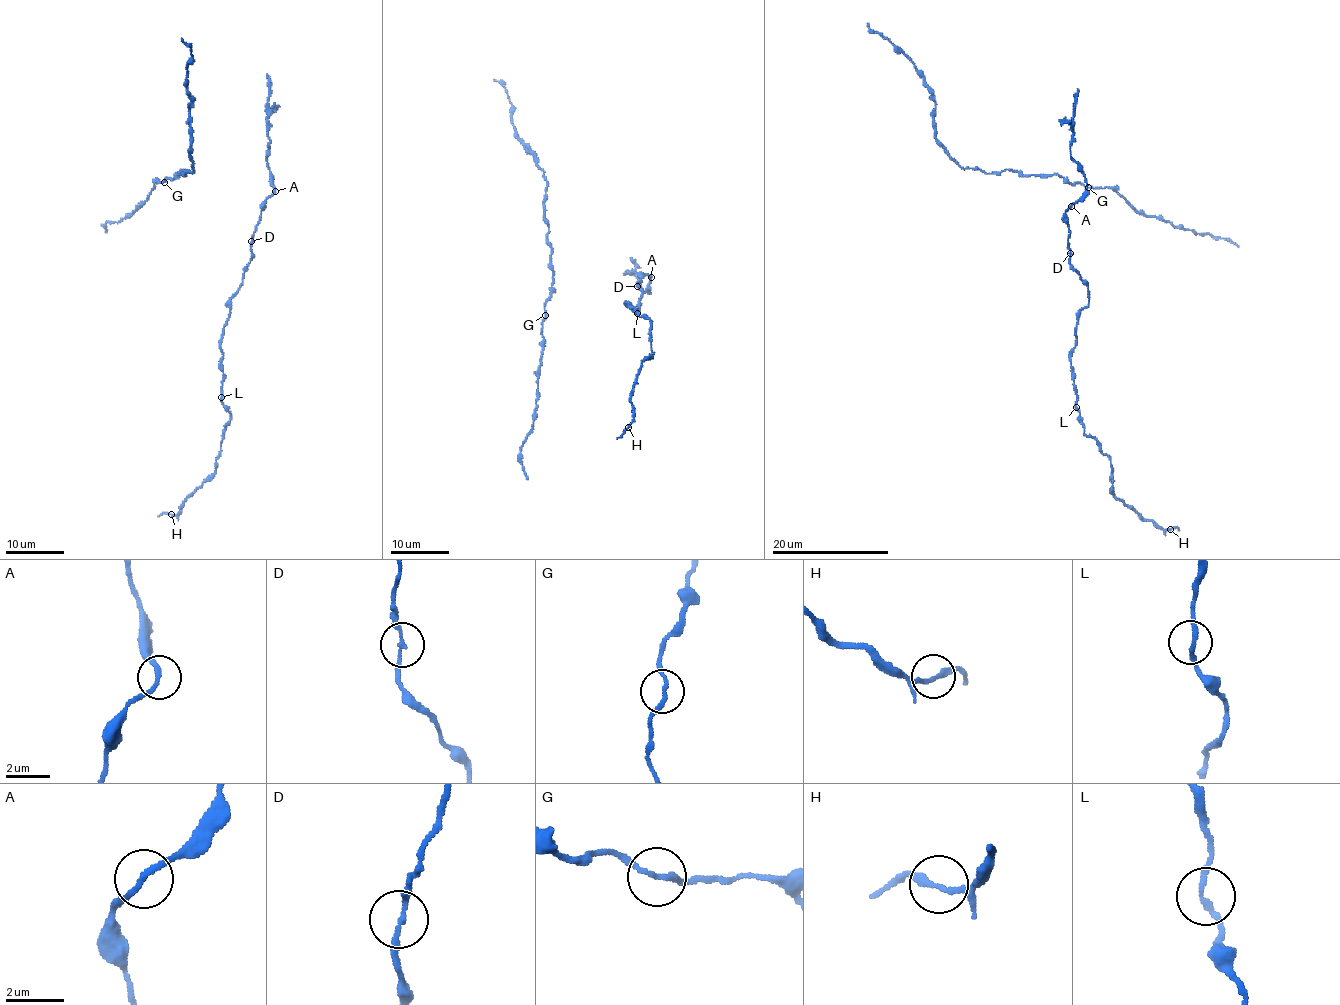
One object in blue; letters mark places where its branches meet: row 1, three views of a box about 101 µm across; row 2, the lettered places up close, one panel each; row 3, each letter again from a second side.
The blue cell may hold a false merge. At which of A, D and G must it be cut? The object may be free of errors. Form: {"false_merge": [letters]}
{"false_merge": []}

